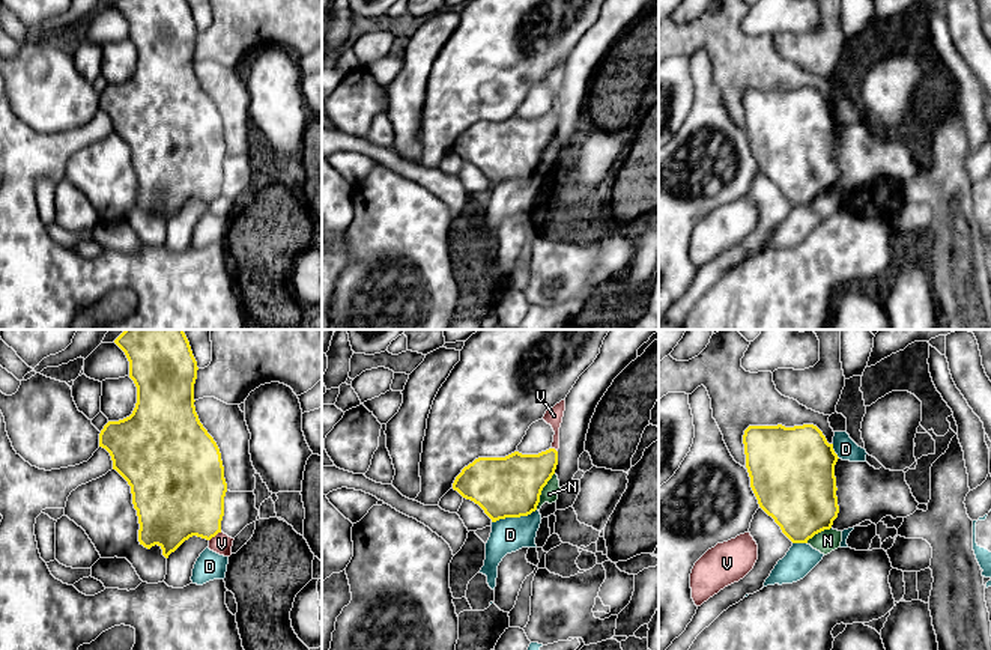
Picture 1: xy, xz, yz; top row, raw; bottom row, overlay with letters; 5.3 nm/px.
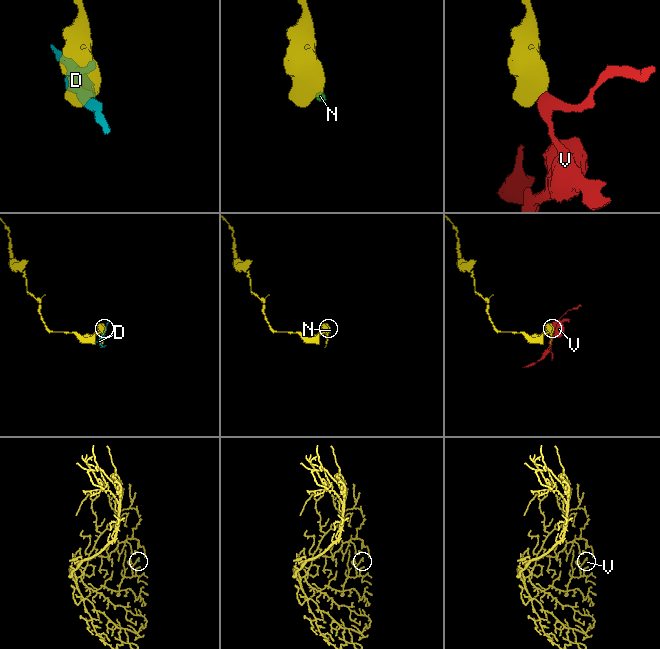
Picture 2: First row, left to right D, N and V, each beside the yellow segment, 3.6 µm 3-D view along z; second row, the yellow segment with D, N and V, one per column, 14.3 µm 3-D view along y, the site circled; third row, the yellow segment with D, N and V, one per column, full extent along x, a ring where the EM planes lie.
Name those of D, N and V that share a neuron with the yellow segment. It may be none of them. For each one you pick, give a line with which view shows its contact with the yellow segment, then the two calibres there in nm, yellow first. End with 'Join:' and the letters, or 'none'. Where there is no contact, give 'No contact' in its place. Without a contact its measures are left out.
Join: none

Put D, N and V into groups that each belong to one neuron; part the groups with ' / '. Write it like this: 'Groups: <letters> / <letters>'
Groups: D / N V

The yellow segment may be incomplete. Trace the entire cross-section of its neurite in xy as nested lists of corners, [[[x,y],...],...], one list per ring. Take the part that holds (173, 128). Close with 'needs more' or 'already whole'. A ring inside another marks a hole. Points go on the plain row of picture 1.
[[[117,0],[114,6],[129,24],[129,41],[137,50],[132,77],[119,84],[108,84],[99,96],[99,110],[105,111],[116,132],[131,149],[132,167],[138,179],[138,205],[150,212],[158,208],[168,221],[192,199],[211,203],[221,196],[227,146],[221,116],[199,83],[194,69],[197,24],[186,0]]]; already whole

